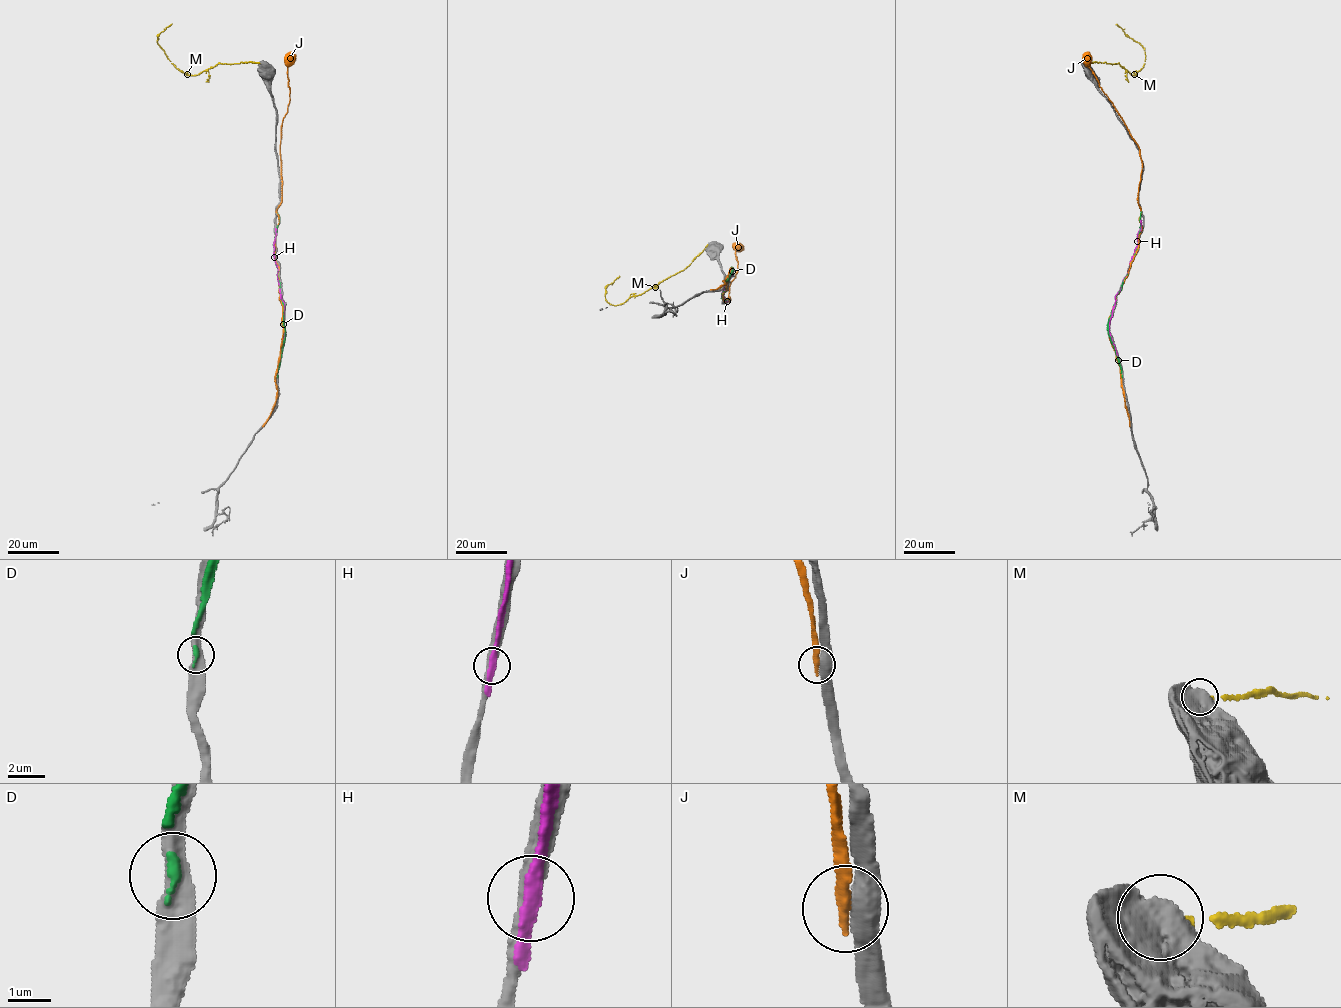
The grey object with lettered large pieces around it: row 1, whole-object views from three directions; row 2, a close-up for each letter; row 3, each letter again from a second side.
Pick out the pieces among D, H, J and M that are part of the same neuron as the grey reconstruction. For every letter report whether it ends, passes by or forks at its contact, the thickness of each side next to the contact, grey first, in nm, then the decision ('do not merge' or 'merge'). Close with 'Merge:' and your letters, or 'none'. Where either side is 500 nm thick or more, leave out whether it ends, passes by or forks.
D: it ends there; 400 nm thick on the grey side, 180 nm on the other; do not merge
H: it passes by; 360 nm thick on the grey side, 240 nm on the other; do not merge
J: it ends there; 480 nm thick on the grey side, 280 nm on the other; do not merge
M: 600 nm thick on the grey side, 280 nm on the other; do not merge
Merge: none

